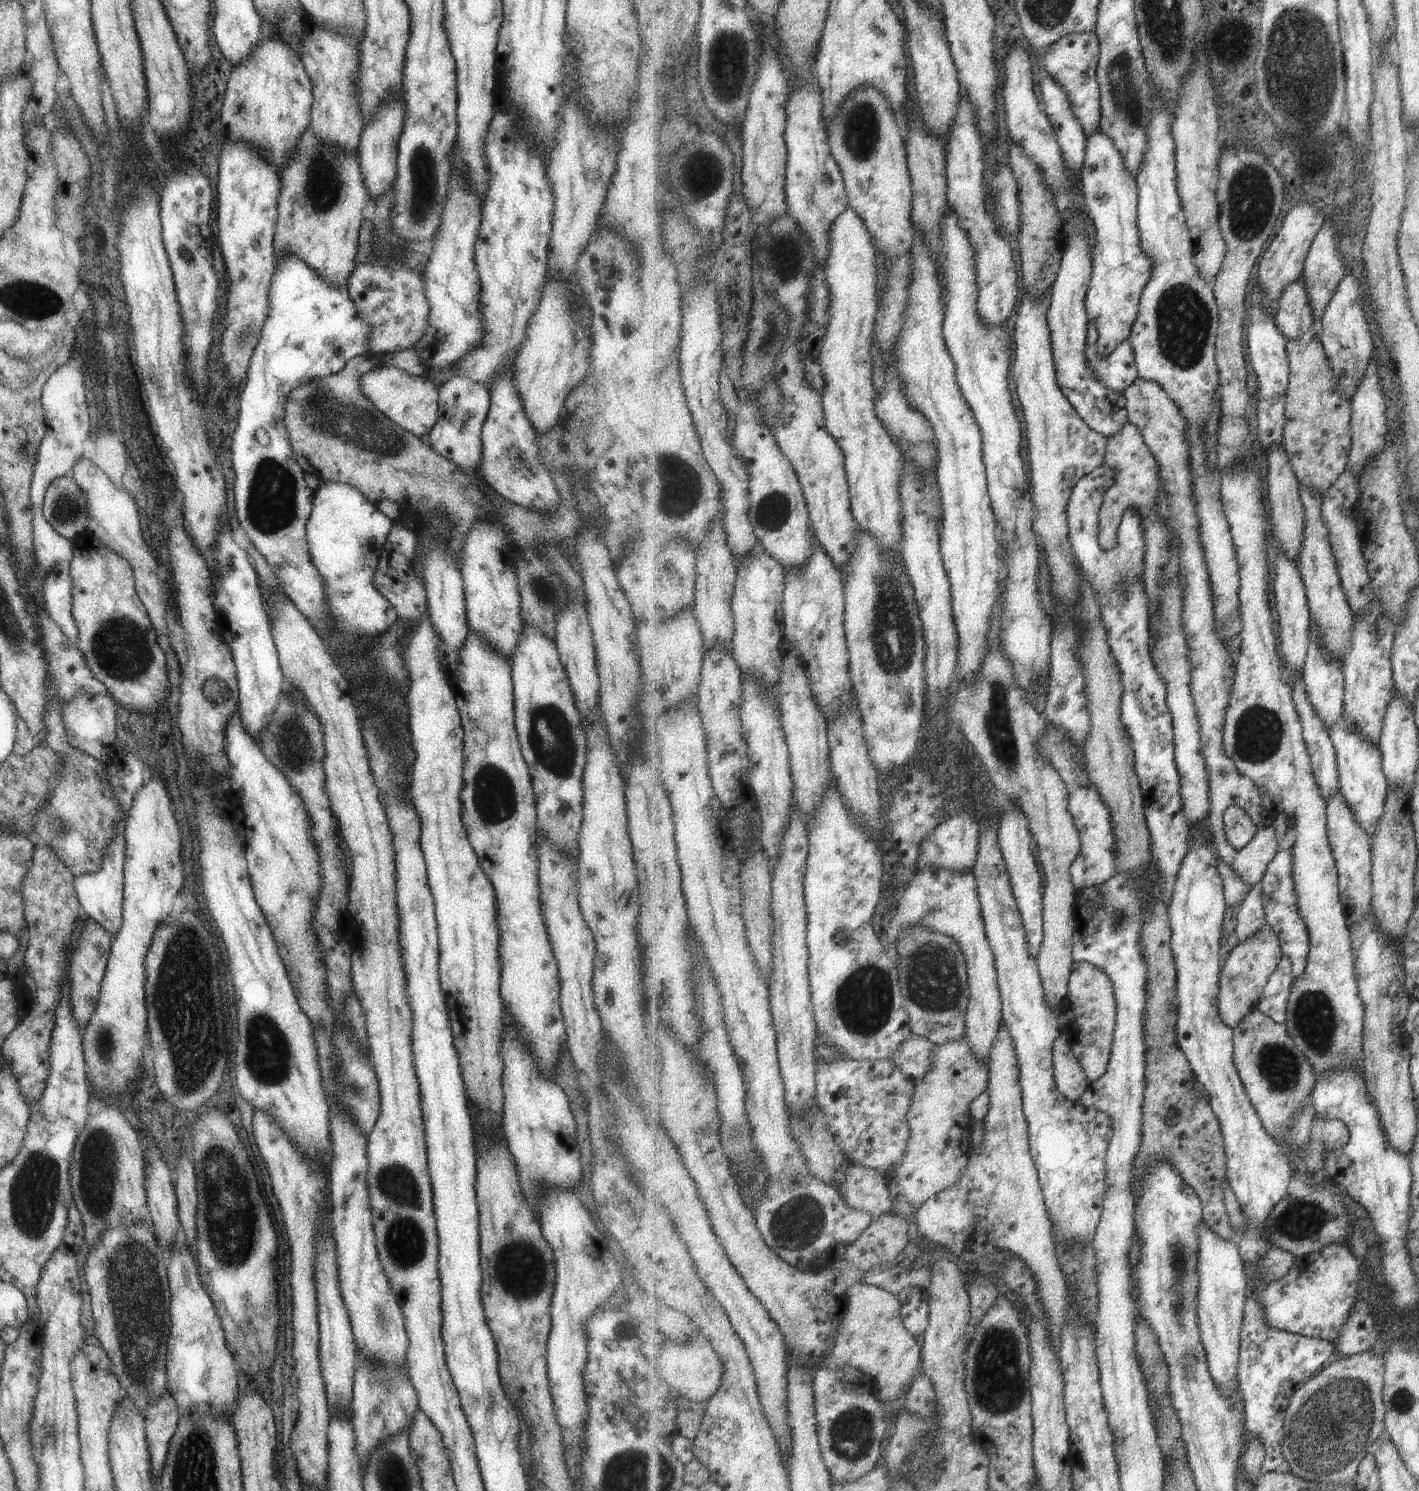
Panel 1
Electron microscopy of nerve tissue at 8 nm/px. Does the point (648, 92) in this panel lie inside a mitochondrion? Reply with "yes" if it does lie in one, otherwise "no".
no

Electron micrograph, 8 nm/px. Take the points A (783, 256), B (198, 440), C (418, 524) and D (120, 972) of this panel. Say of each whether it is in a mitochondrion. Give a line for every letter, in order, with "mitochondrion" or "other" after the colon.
A: mitochondrion
B: other
C: other
D: other

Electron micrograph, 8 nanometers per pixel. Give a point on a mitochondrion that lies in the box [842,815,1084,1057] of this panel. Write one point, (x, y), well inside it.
(933, 983)

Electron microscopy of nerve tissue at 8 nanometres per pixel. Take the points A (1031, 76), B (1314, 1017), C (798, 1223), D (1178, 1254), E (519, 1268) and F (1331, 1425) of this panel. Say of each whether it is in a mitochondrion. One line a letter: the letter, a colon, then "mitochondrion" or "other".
A: other
B: mitochondrion
C: mitochondrion
D: mitochondrion
E: mitochondrion
F: mitochondrion

